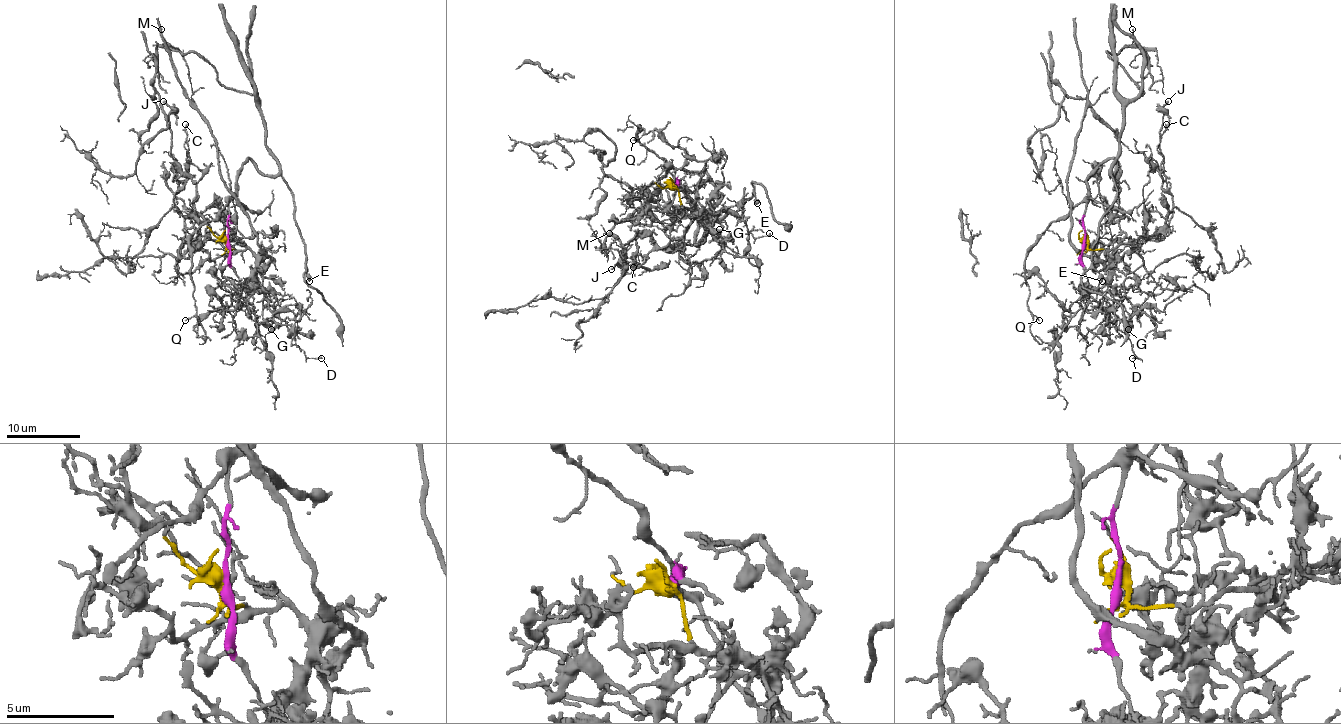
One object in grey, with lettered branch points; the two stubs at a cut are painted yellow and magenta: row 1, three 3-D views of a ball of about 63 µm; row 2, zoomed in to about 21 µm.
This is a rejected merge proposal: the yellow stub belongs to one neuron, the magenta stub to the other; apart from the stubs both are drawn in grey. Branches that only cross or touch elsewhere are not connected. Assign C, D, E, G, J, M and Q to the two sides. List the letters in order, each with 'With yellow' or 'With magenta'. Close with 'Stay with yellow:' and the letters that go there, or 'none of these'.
C: With yellow
D: With yellow
E: With magenta
G: With yellow
J: With yellow
M: With magenta
Q: With magenta
Stay with yellow: C, D, G, J

